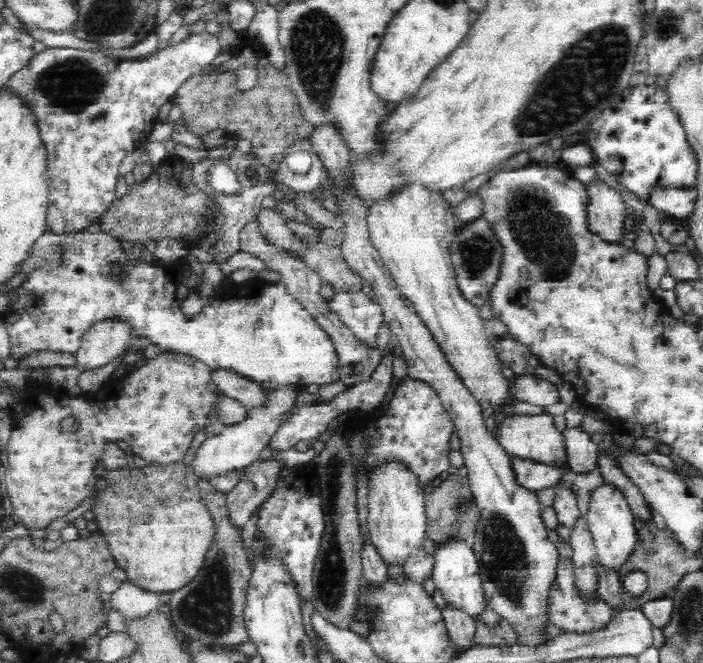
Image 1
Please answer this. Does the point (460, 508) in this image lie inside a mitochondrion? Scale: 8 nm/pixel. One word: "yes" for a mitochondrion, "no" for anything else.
yes

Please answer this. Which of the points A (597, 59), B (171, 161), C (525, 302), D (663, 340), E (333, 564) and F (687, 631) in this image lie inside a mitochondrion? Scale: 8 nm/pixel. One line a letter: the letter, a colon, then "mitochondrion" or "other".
A: mitochondrion
B: other
C: other
D: other
E: mitochondrion
F: mitochondrion

